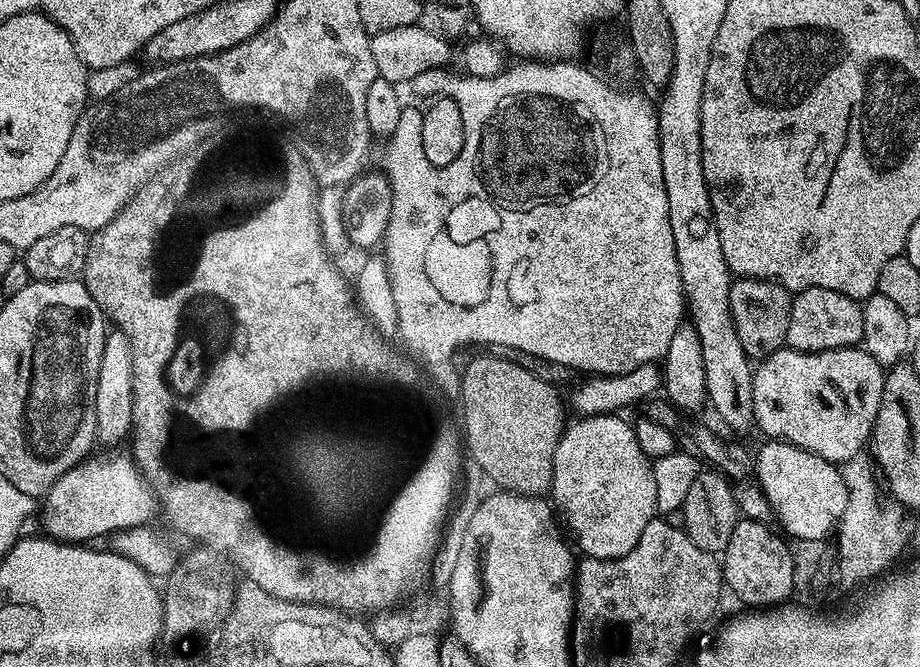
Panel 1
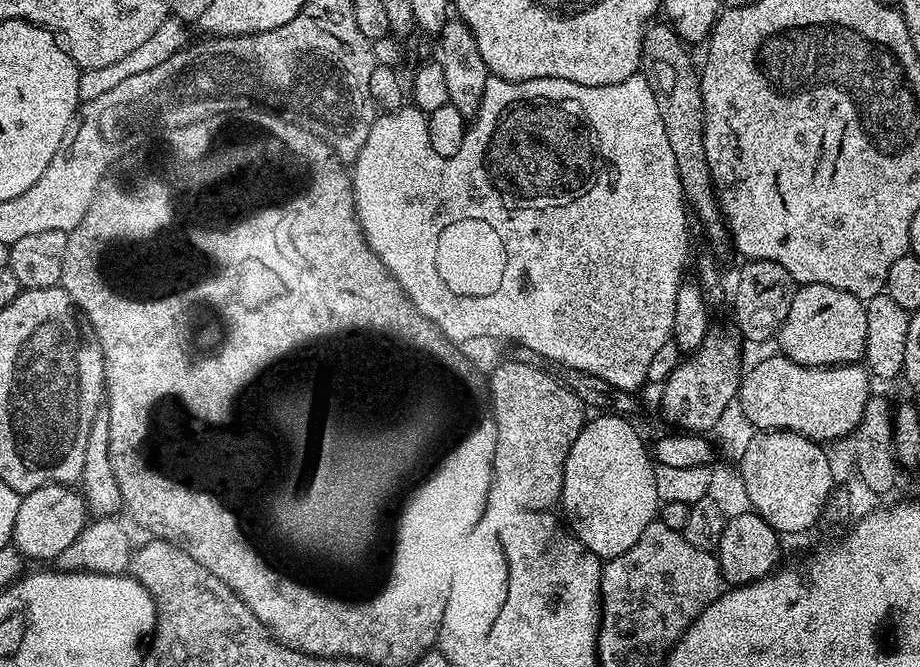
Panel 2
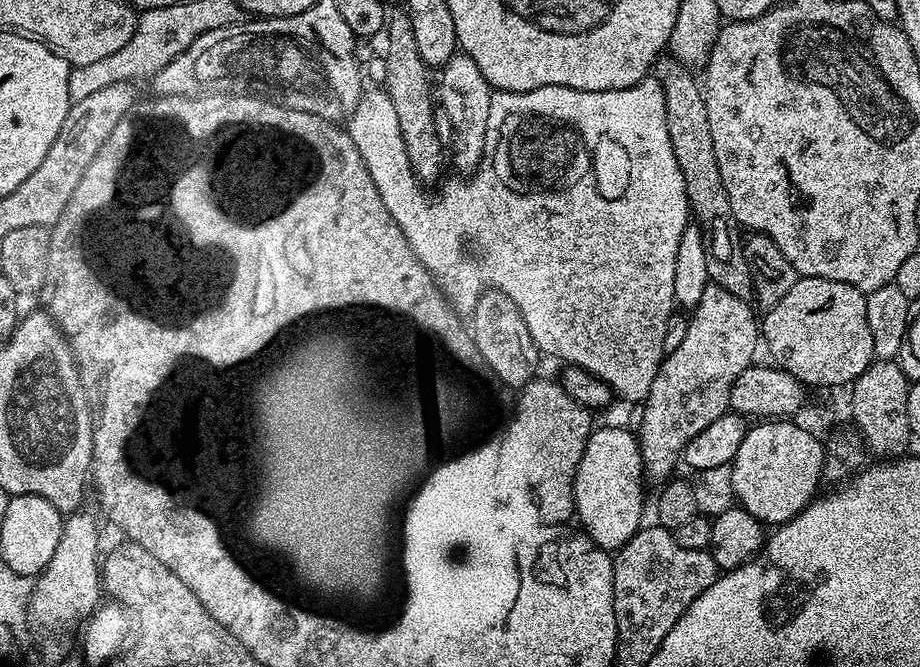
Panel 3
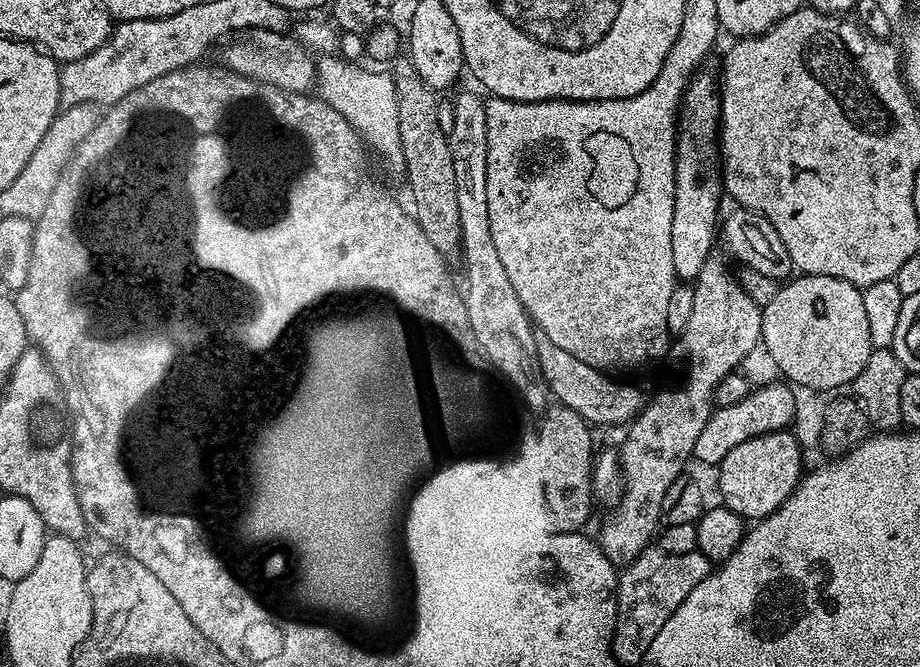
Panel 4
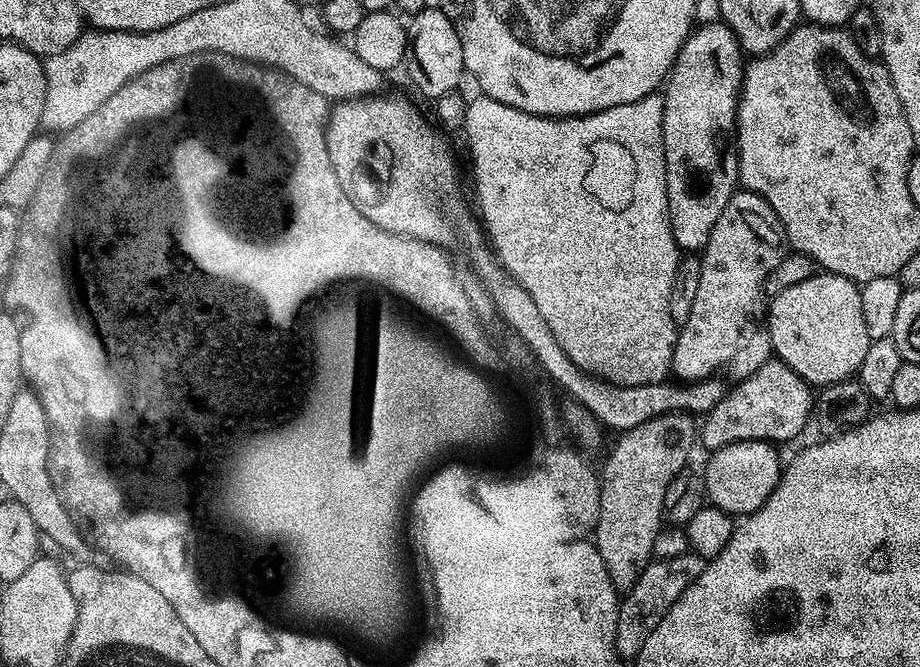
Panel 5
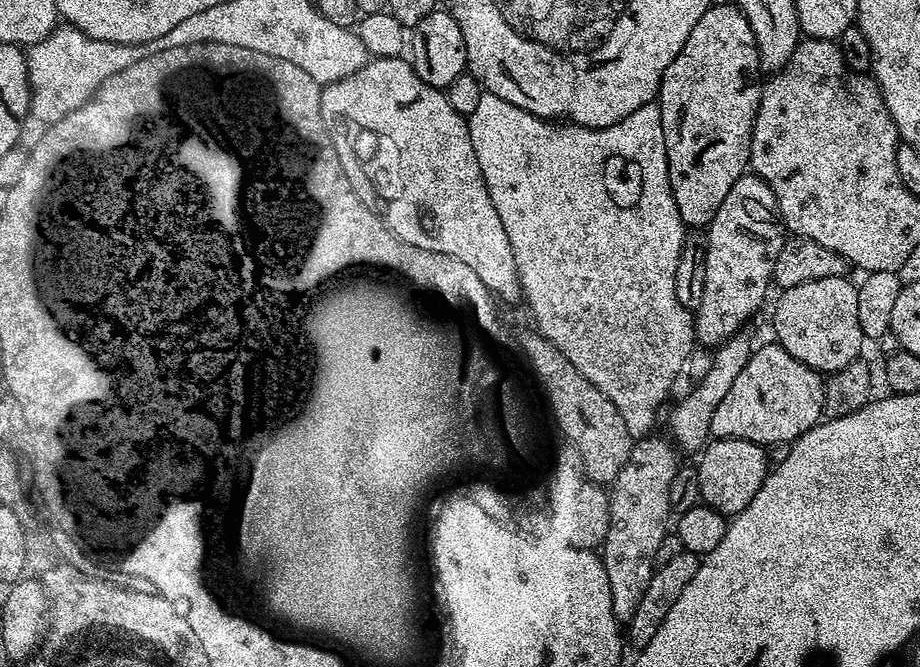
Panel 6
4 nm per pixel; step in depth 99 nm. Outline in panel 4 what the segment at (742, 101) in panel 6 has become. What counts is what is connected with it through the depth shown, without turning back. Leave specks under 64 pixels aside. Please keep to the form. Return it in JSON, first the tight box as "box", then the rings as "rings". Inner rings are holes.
{"box":[670,71,722,282],"rings":[[[701,71],[693,75],[687,81],[680,111],[678,113],[678,143],[676,145],[676,177],[674,178],[674,223],[670,226],[670,250],[674,250],[674,270],[676,271],[677,281],[692,282],[695,281],[696,275],[702,270],[702,266],[713,255],[712,243],[718,240],[718,220],[716,224],[716,215],[720,212],[720,196],[722,197],[722,157],[720,146],[717,143],[718,133],[720,131],[720,93],[718,91],[717,77],[712,77],[710,73]]]}

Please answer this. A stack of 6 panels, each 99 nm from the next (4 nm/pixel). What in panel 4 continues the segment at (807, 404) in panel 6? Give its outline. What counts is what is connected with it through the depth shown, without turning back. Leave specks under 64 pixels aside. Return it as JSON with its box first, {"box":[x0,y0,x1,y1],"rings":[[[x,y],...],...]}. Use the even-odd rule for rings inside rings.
{"box":[692,383,797,466],"rings":[[[779,383],[764,384],[761,388],[753,387],[748,396],[742,398],[742,402],[734,402],[734,406],[716,408],[706,426],[702,426],[702,434],[698,434],[698,442],[692,451],[693,457],[719,466],[722,458],[726,458],[726,454],[730,454],[734,446],[742,446],[742,442],[755,436],[785,431],[789,427],[788,423],[796,416],[797,393],[787,383]]]}

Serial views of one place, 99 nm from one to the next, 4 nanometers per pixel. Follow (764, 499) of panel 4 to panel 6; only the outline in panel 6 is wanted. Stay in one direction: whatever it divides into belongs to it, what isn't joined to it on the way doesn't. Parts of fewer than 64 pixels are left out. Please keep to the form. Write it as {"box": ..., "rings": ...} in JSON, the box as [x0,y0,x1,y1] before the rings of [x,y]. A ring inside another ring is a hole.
{"box":[695,439,770,518],"rings":[[[713,439],[699,453],[700,464],[695,465],[700,483],[700,500],[715,512],[731,518],[743,510],[758,494],[762,482],[768,477],[770,463],[764,457],[765,449],[749,440]]]}

